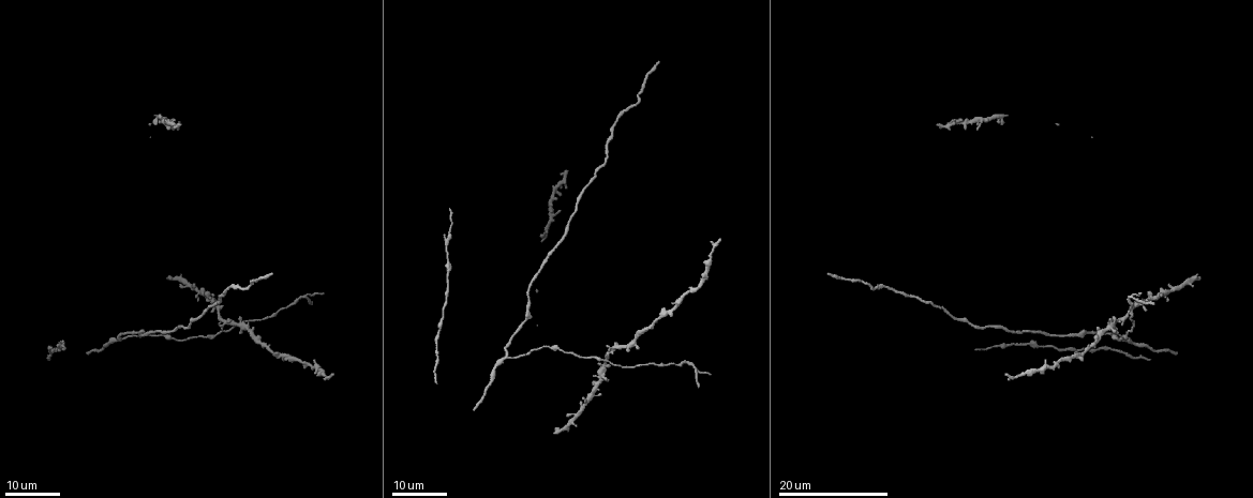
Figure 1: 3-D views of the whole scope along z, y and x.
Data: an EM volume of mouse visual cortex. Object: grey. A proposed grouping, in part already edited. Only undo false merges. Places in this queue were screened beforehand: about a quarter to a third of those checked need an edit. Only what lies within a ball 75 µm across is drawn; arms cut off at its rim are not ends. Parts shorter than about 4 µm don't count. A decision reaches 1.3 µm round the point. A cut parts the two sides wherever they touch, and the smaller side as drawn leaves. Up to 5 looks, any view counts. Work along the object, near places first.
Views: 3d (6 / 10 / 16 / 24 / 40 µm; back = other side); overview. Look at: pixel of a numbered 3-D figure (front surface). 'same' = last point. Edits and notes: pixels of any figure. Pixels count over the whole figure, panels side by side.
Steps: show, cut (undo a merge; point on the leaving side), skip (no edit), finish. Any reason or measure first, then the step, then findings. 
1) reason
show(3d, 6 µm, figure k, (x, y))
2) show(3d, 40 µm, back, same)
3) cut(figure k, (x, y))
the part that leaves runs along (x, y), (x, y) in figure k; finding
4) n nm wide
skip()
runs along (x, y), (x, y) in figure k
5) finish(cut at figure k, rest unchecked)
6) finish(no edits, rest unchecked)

branch point
show(3d, 16 µm, figure 1, (595, 387))

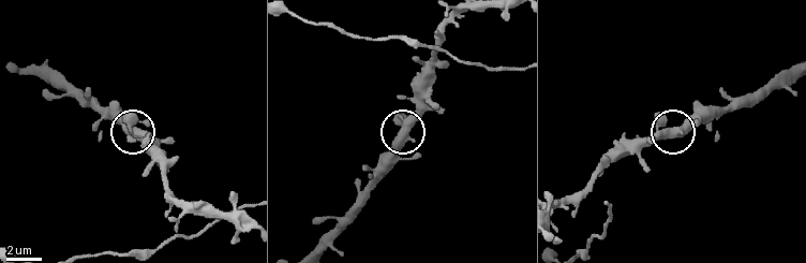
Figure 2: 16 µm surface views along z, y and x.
zoom in
show(3d, 6 µm, figure 2, (672, 131))

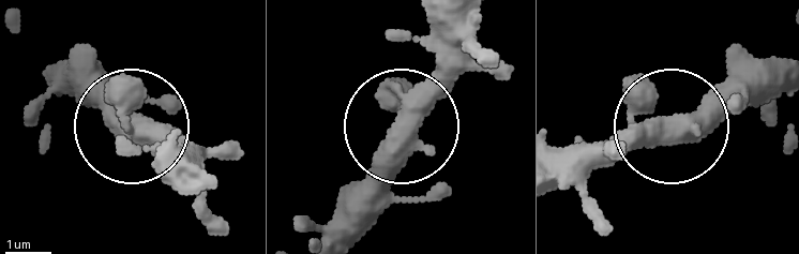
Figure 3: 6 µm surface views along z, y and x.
side arm 38 µm
skip()
runs along (563, 183), (690, 110), (724, 57) in figure 3; all the same cell

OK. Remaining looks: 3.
three-way junction
show(3d, 16 µm, figure 1, (1127, 331))

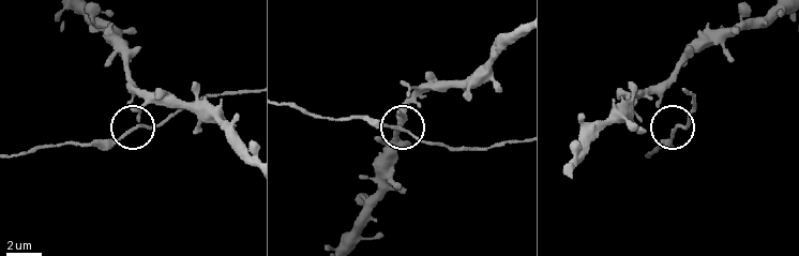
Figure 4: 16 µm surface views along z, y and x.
show(3d, 10 µm, figure 4, (136, 127))

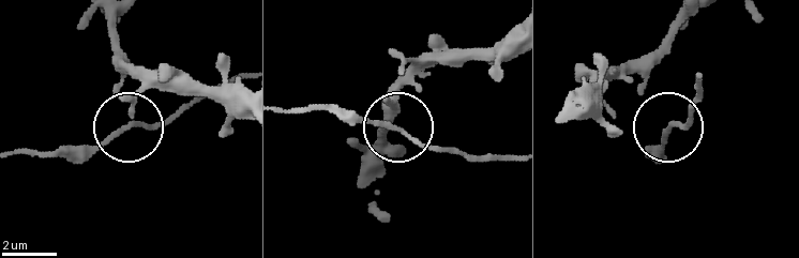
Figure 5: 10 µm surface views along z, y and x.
skip()
runs along (287, 109), (349, 109), (450, 151) in figure 5; one cell here

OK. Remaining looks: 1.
finish(no edits, rest unchecked)

